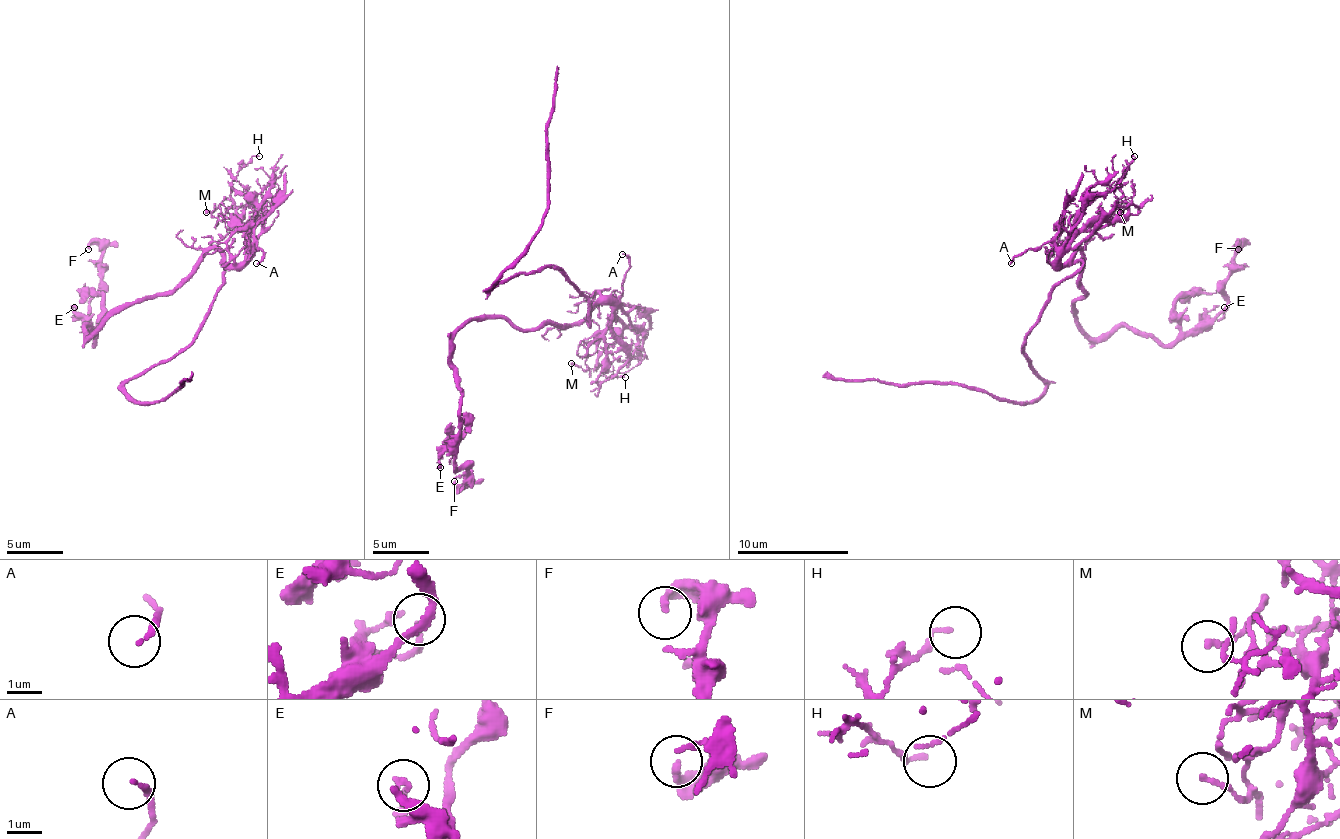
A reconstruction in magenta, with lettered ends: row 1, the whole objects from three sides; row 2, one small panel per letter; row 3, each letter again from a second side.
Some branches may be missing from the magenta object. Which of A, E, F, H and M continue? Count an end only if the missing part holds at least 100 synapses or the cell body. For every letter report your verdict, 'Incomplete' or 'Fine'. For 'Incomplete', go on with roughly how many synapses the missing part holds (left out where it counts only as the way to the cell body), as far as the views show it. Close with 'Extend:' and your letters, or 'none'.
A: Fine
E: Fine
F: Fine
H: Fine
M: Fine
Extend: none

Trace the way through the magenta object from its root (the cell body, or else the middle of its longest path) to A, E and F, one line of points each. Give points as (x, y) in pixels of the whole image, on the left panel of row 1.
A: (223, 268), (220, 263), (240, 263), (256, 240), (265, 254), (256, 263)
E: (223, 268), (223, 257), (212, 249), (170, 291), (122, 305), (88, 338), (86, 327), (94, 344), (74, 307)
F: (223, 268), (212, 249), (170, 291), (122, 305), (88, 338), (86, 327), (94, 344), (100, 246), (88, 249)

